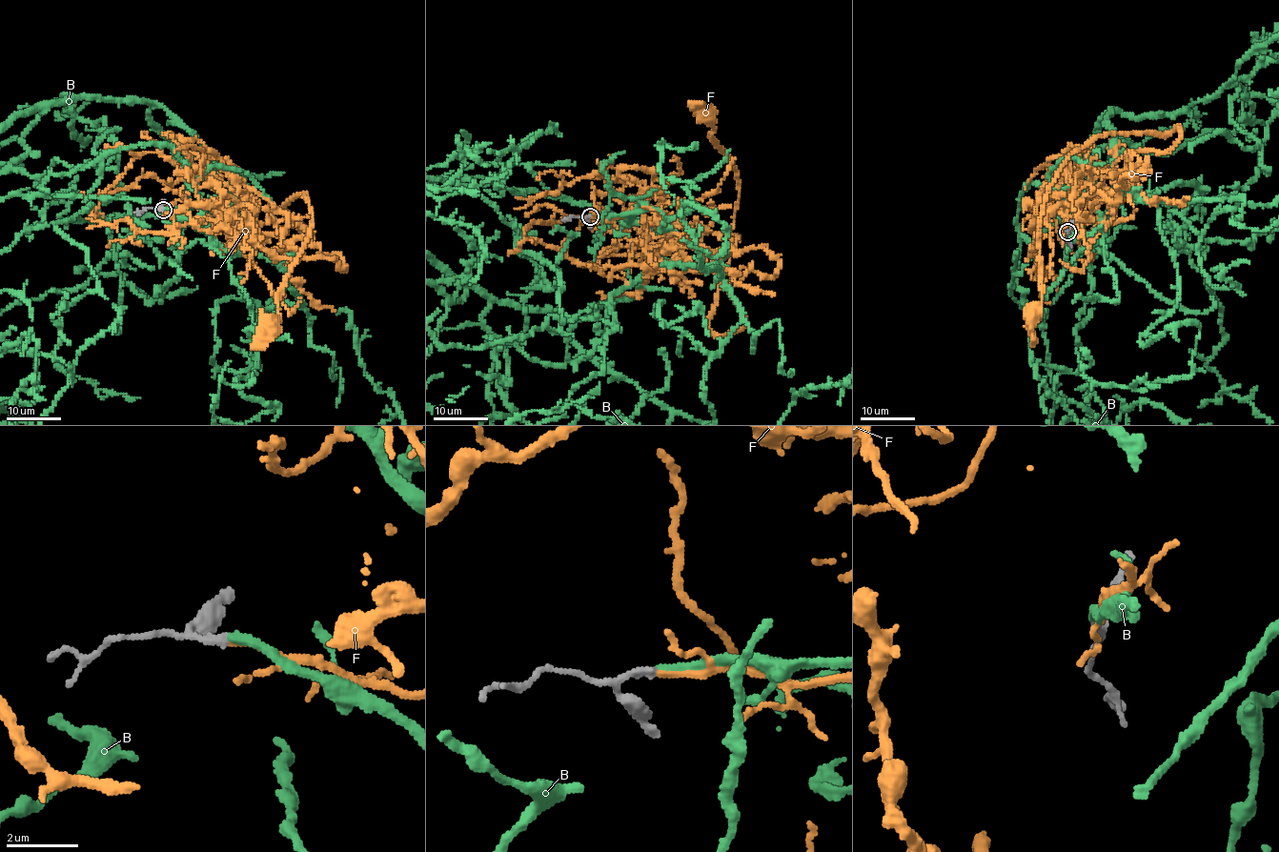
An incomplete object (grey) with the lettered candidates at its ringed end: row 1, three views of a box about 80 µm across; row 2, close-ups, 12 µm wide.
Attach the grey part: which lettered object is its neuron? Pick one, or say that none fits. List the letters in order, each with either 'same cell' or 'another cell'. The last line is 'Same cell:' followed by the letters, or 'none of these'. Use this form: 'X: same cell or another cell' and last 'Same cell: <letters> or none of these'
B: another cell
F: same cell
Same cell: F

